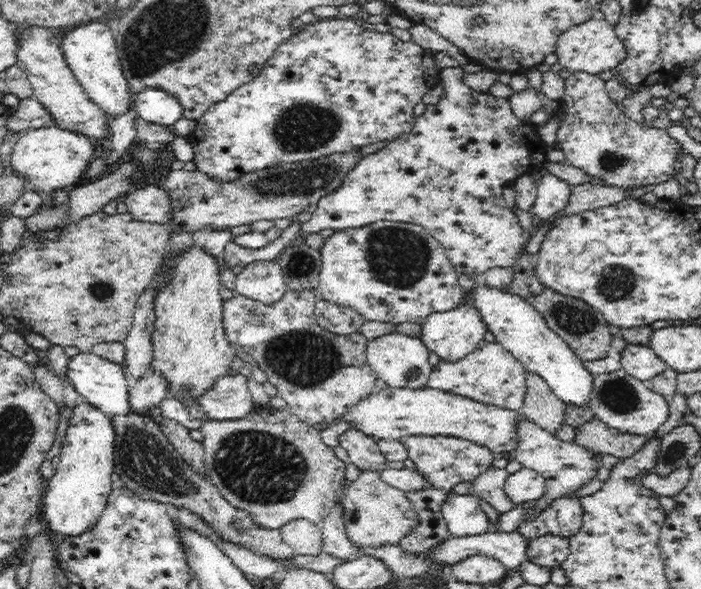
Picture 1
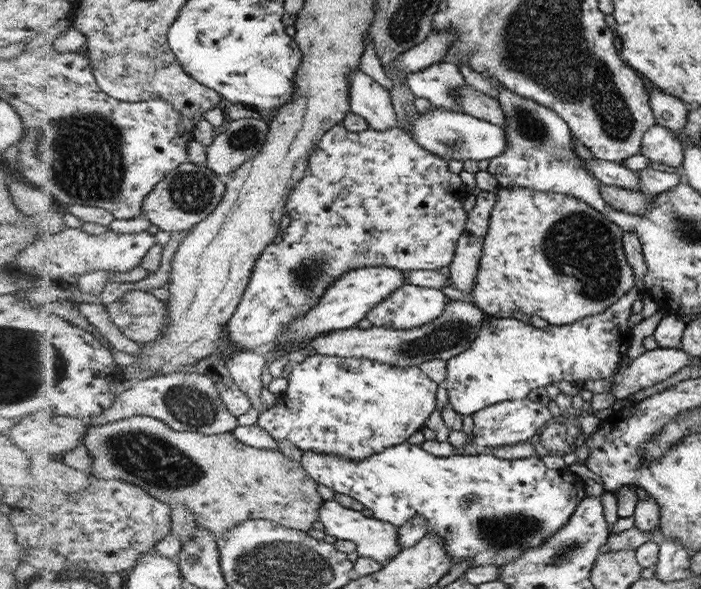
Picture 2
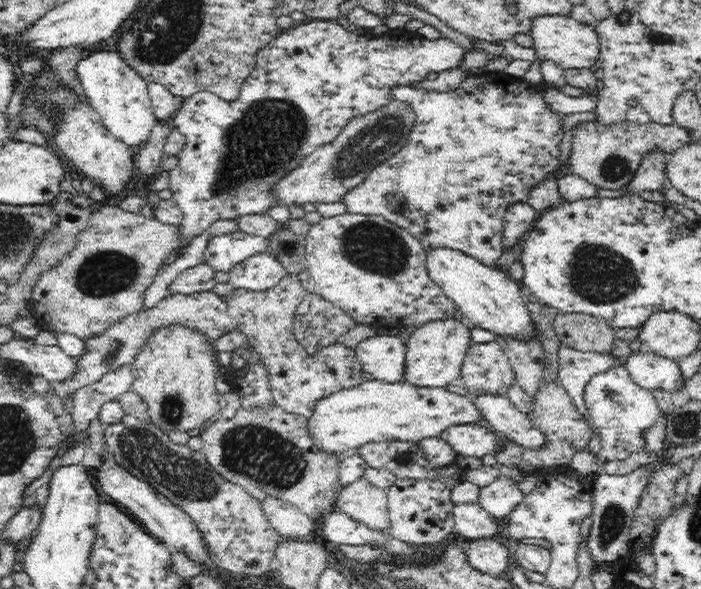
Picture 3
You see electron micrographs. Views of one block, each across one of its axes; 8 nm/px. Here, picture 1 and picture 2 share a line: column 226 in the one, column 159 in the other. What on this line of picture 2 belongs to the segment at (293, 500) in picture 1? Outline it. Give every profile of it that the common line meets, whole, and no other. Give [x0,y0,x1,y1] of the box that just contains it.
[84,416,322,539]

